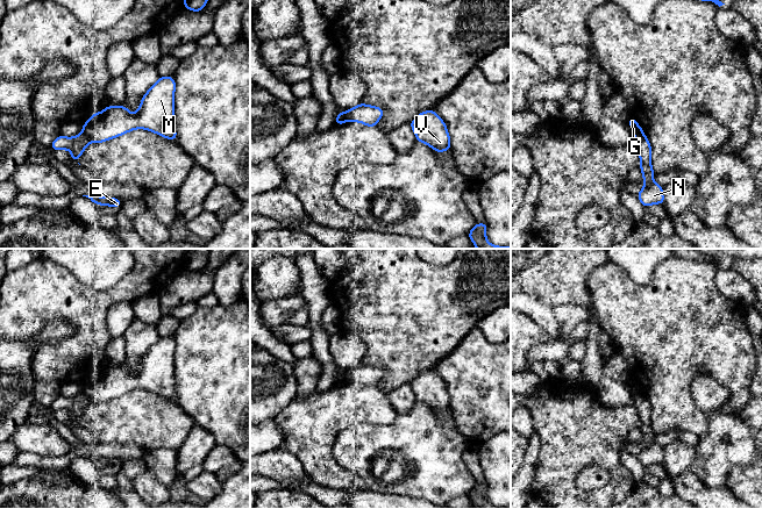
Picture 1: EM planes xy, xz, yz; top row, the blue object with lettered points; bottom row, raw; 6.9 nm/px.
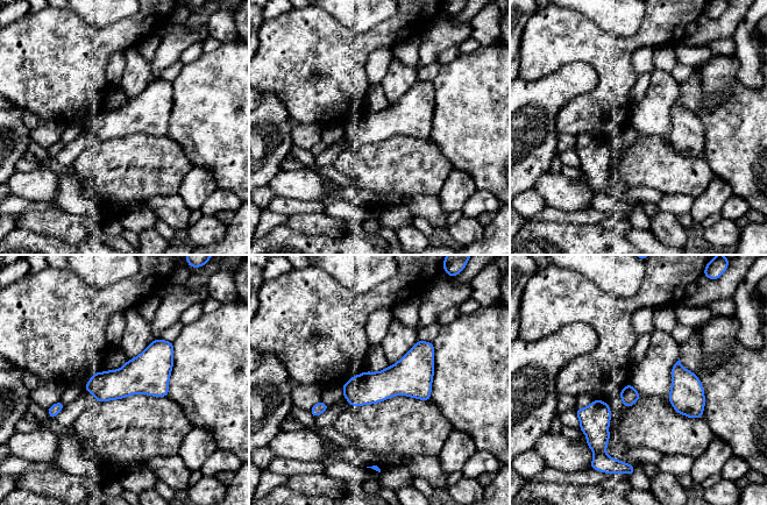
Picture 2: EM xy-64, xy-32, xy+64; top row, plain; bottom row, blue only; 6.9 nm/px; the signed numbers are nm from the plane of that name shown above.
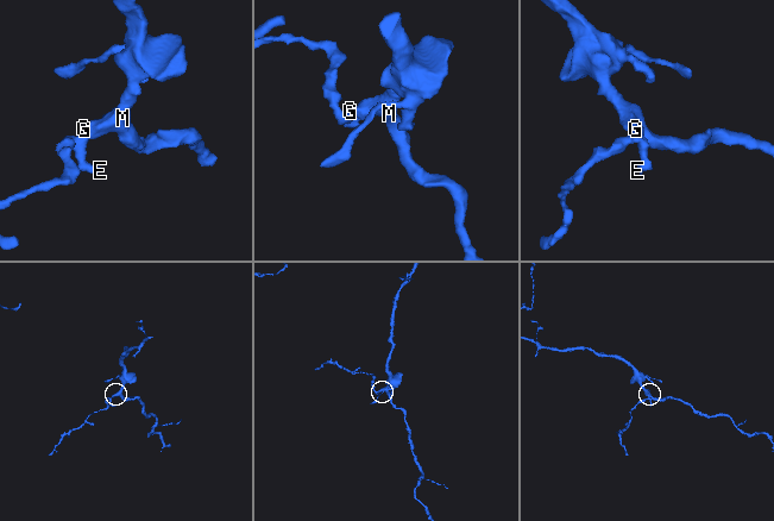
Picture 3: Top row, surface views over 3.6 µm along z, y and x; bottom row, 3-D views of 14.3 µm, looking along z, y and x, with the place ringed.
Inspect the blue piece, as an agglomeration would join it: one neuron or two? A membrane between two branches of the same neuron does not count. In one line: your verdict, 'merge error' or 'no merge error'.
merge error

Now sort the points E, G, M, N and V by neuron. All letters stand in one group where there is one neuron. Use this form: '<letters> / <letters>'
E N / G M V

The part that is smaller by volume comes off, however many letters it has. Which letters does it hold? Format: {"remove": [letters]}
{"remove": ["E", "N"]}

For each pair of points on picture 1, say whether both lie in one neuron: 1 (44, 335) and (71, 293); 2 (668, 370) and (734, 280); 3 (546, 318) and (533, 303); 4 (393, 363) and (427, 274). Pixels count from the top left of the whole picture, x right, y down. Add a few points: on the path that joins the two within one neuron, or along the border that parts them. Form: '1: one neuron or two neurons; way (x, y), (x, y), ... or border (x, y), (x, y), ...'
1: two neurons; border (73, 328), (62, 320), (51, 320), (34, 338)
2: two neurons; border (718, 267), (714, 274), (716, 287), (742, 306)
3: one neuron; way (542, 315), (534, 307)
4: one neuron; way (404, 341), (408, 317), (427, 296)

